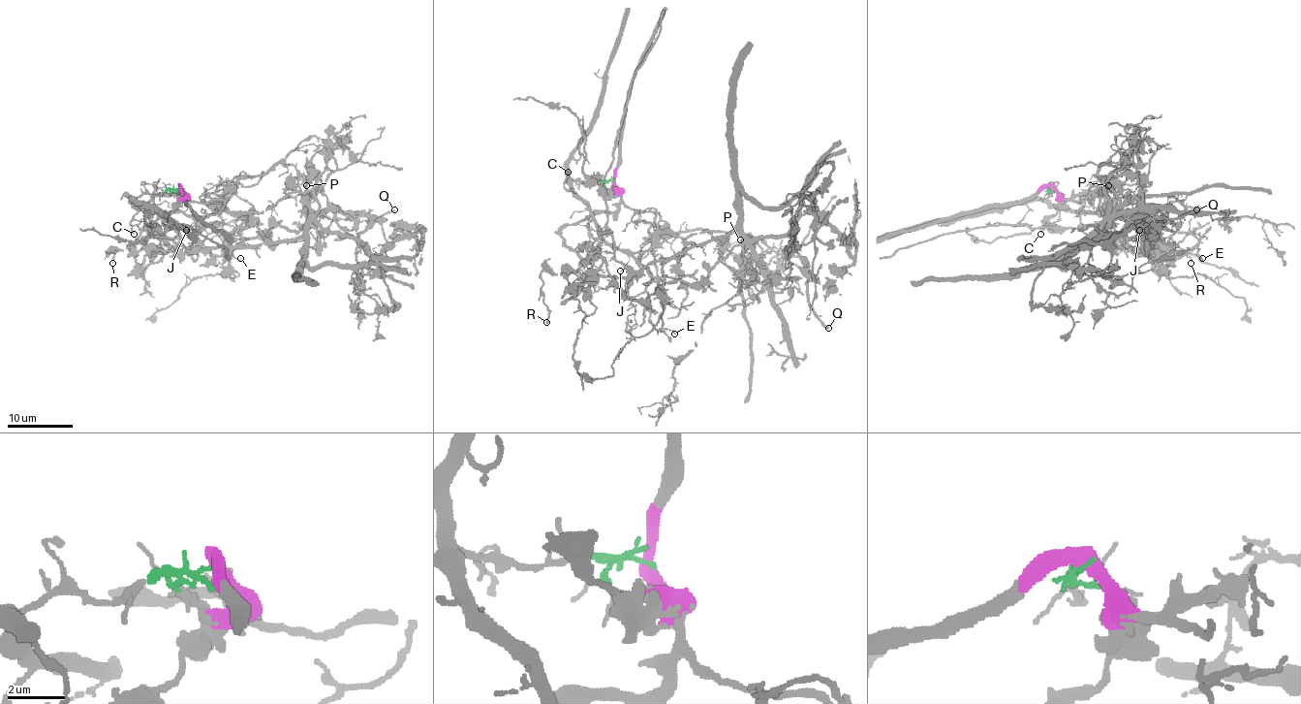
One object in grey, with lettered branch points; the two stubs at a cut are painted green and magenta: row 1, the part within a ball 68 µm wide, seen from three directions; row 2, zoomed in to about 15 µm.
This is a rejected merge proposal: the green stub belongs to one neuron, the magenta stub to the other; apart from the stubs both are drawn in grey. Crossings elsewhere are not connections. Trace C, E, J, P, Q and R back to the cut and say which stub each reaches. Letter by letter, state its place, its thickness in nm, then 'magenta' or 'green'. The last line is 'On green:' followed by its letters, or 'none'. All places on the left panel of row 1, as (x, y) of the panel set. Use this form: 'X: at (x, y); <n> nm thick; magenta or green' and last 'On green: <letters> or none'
C: at (134, 234); 140 nm thick; green
E: at (240, 258); 120 nm thick; green
J: at (186, 230); 80 nm thick; green
P: at (306, 185); 180 nm thick; magenta
Q: at (394, 209); 280 nm thick; magenta
R: at (112, 263); 140 nm thick; green
On green: C, E, J, R

